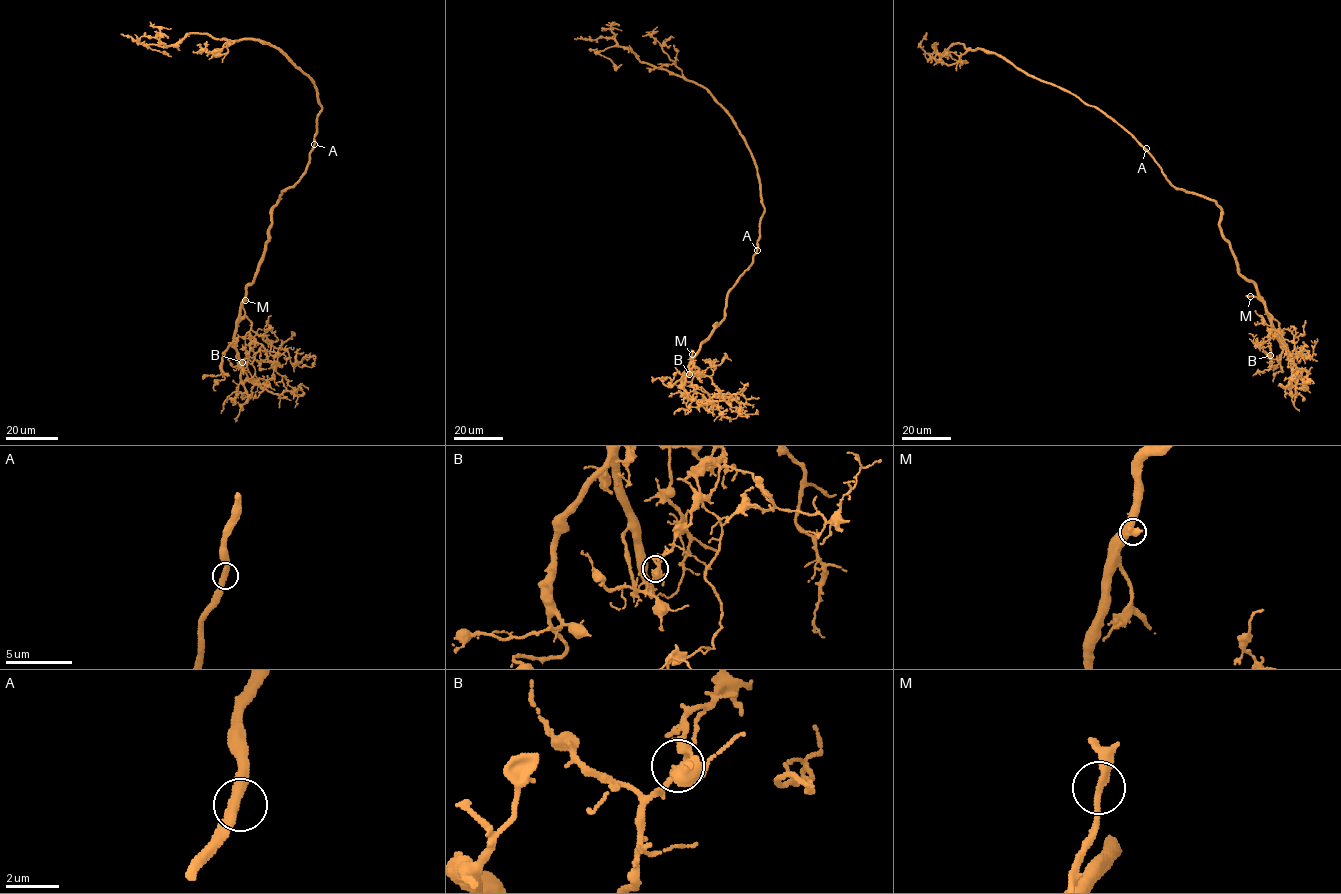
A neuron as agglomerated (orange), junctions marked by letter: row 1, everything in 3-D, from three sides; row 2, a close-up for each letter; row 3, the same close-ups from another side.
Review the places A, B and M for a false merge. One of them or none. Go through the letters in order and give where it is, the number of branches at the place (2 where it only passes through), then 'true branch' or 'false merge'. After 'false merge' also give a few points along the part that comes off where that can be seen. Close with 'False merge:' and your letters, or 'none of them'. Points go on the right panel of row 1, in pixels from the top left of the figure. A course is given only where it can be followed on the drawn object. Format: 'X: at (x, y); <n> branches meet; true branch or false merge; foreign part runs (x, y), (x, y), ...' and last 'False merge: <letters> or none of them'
A: at (1146, 148); 2 branches meet; true branch
B: at (1270, 355); 2 branches meet; false merge; foreign part runs (1270, 355), (1262, 344), (1272, 324), (1282, 336), (1288, 359), (1298, 369), (1291, 380)
M: at (1250, 296); 2 branches meet; true branch
False merge: B

